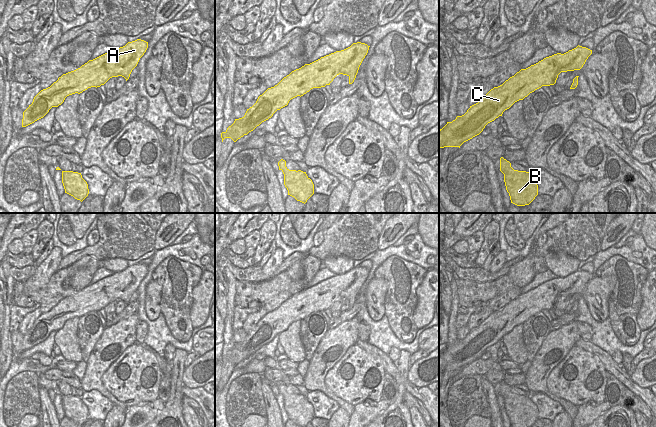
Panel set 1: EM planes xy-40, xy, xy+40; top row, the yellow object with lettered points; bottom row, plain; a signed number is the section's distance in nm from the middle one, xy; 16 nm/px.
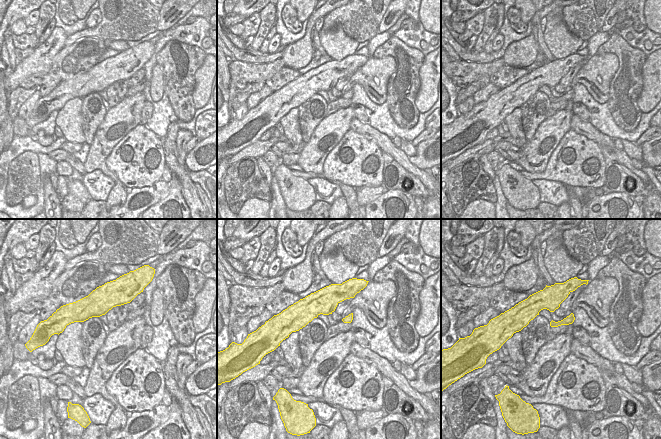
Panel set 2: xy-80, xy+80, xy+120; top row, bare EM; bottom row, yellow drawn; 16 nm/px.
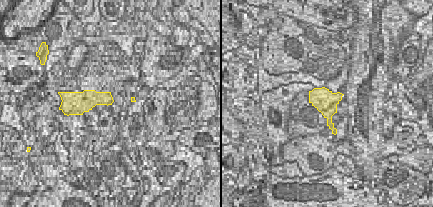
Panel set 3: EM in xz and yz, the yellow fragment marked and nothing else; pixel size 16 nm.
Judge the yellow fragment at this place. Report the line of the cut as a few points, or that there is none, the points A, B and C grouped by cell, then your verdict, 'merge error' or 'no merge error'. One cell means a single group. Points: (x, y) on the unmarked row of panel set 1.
no cut | A B C | no merge error

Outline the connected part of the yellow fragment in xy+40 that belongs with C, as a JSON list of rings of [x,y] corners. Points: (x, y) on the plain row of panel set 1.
[[[578,269],[564,278],[554,278],[521,293],[502,309],[491,313],[464,339],[447,346],[439,354],[439,372],[460,372],[464,366],[479,359],[488,347],[502,340],[515,326],[542,310],[554,309],[561,296],[580,294],[591,278],[592,274]]]

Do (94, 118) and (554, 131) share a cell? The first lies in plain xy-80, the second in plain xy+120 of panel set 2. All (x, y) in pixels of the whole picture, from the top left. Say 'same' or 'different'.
different

